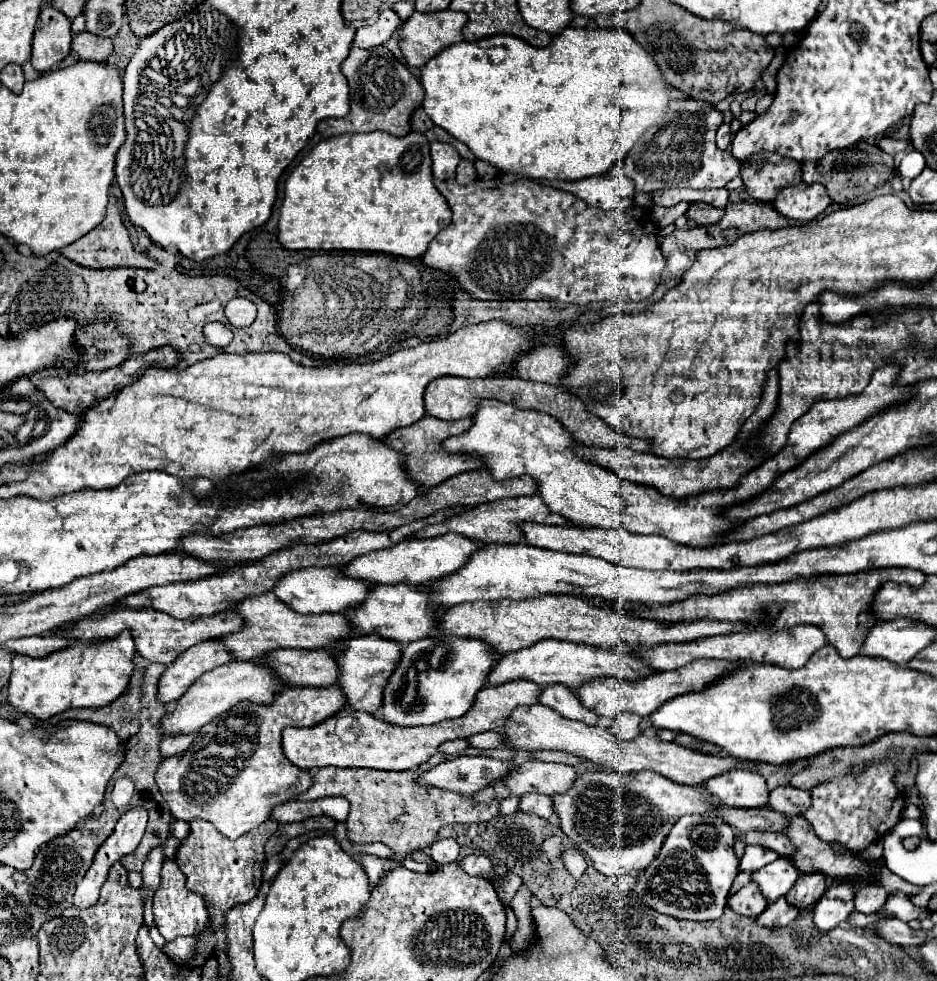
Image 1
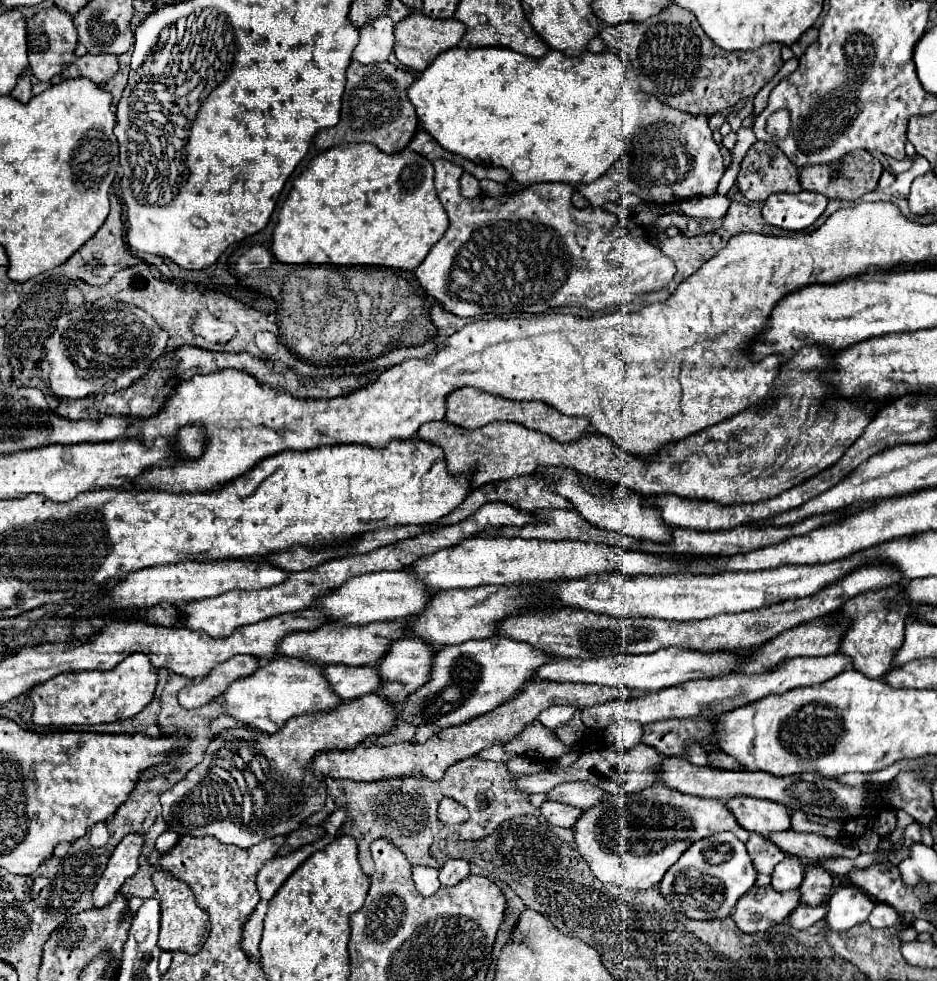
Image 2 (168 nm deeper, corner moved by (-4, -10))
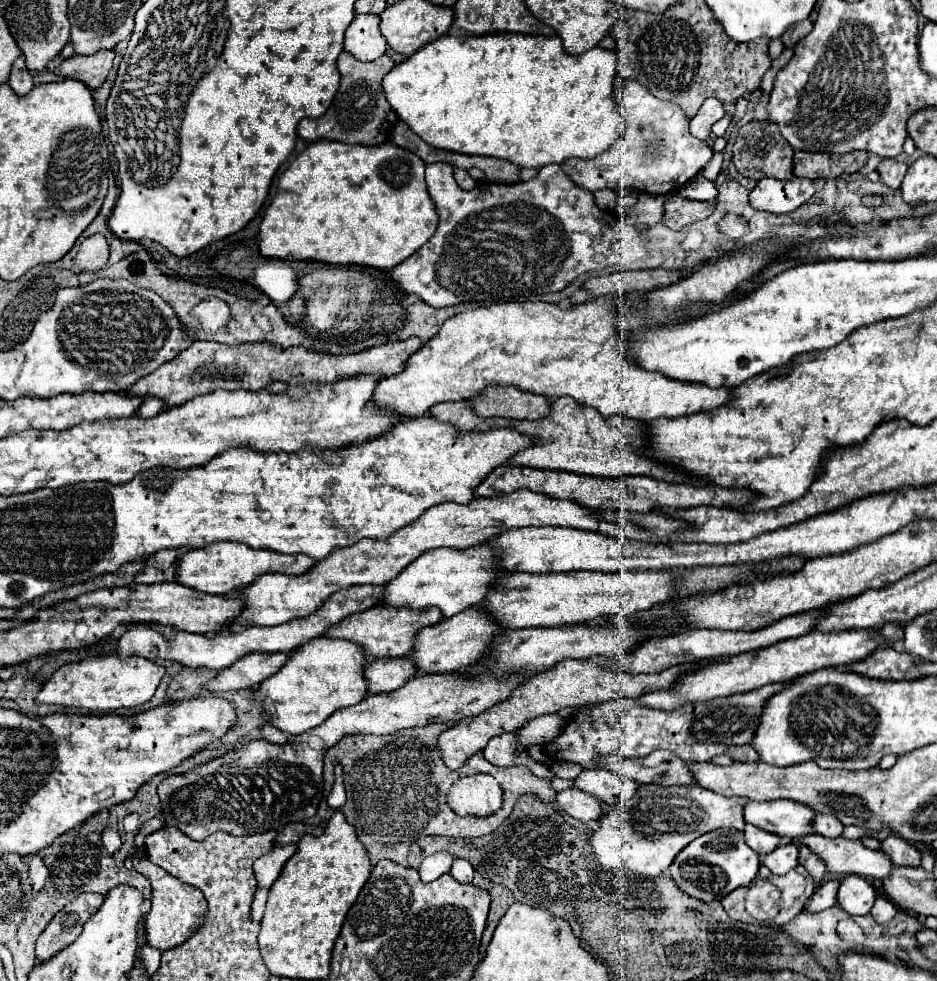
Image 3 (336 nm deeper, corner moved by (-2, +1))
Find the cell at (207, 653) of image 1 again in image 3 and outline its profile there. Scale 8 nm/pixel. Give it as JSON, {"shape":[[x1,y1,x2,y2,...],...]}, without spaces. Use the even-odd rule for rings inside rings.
{"shape":[[252,654,244,656,242,660,234,662,230,668,224,668,218,672,216,678,212,678,206,688,208,692,226,692,226,690,246,690,254,688,266,678,270,678,274,672,286,664,290,654]]}

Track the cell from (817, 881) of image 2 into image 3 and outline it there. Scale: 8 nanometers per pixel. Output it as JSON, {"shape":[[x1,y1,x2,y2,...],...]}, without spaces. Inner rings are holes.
{"shape":[[800,846,800,864,810,872,810,876,814,876,814,880,822,882,826,876,826,866,824,860,820,860,820,856,816,856,808,846]]}

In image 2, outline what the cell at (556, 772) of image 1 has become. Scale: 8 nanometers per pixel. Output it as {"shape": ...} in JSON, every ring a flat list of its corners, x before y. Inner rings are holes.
{"shape":[[576,781,576,783,562,783,558,787,554,787,548,793,550,801,558,801,564,805,572,805,572,807,580,807,582,811,596,805,602,799,602,793,598,787,586,783,586,781]]}

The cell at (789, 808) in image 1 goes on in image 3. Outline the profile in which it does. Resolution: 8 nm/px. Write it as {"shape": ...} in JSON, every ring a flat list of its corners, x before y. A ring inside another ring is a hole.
{"shape":[[818,814,814,828,818,834,828,836,828,838,838,838,838,836,842,836,842,830,844,830,840,820,836,816,830,816,830,814]]}

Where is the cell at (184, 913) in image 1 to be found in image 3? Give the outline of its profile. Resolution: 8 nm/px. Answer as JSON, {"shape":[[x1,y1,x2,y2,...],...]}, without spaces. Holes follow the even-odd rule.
{"shape":[[146,856,134,858,134,870,140,872,152,884,152,910,146,916,146,944,158,950,170,950,184,944,202,924,206,916,206,900,198,892,198,888,190,888,182,880,176,880,156,864,152,864]]}

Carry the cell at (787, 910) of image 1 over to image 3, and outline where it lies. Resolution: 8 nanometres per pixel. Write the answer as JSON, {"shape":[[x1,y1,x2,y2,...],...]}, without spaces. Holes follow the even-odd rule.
{"shape":[[826,880,826,882,822,882,822,886,812,894,812,898,810,898,806,910,820,912,820,910,826,910,826,908,834,906,834,904,836,904,838,886,840,886,838,880]]}

